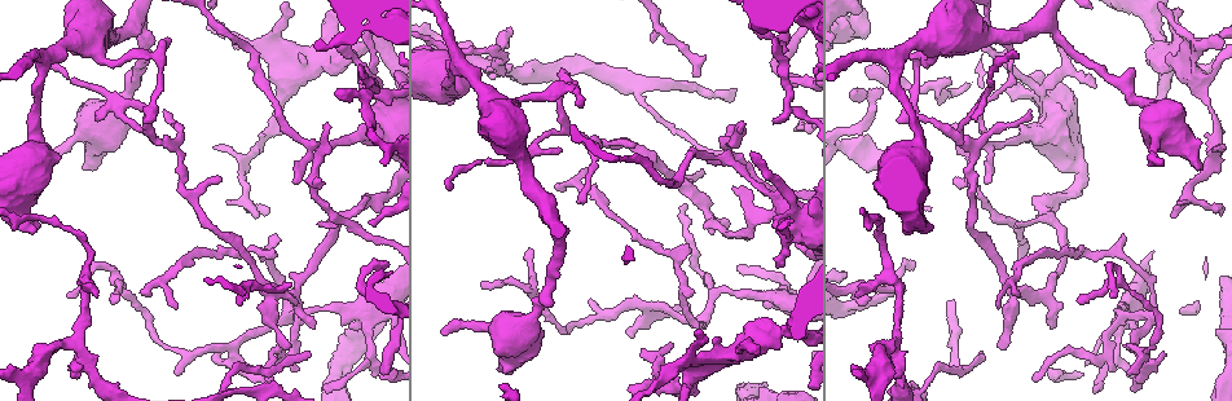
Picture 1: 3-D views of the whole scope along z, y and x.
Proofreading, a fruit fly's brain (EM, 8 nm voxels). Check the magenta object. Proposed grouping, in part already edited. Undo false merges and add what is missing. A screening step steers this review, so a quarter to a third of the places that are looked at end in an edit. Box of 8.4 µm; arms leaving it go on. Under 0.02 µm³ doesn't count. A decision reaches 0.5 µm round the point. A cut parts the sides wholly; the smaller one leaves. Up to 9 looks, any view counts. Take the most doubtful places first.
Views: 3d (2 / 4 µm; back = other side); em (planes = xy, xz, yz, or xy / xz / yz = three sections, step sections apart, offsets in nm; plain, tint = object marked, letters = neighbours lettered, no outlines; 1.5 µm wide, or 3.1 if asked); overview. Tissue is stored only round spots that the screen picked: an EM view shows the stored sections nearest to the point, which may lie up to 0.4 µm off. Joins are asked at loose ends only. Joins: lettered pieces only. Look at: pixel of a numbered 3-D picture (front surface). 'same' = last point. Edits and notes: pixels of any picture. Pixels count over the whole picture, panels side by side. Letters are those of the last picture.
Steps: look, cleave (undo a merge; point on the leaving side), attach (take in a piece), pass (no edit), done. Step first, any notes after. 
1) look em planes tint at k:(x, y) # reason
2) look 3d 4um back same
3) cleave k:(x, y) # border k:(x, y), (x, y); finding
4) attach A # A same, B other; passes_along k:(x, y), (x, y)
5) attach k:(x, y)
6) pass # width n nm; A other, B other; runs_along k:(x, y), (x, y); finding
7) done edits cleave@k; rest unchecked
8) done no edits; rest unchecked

look em planes letters at 1:(741, 128) # thin end

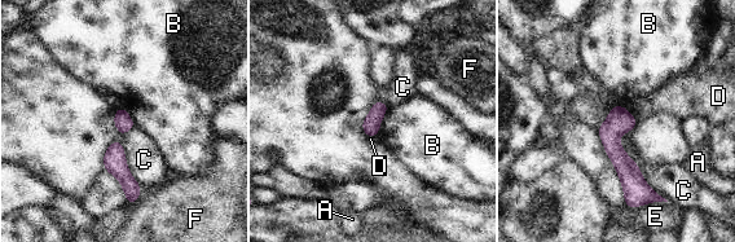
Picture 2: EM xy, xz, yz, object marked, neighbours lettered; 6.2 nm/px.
pass # A other, B other, C other, D other, E other, F other; border 2:(388, 108), (375, 137); none of them fits

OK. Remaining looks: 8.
look 3d 4um at 1:(913, 55) # abrupt turn

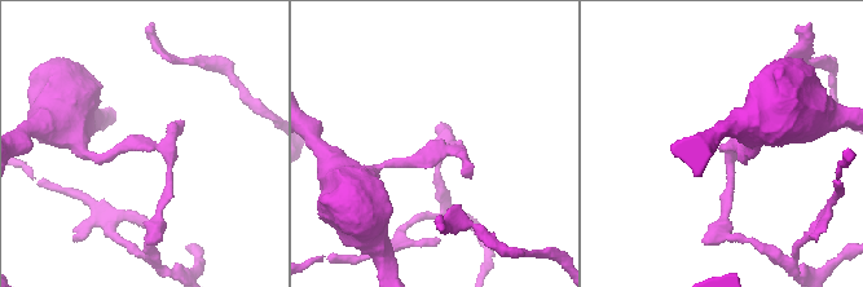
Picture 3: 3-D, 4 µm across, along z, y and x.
look em xz step 4 letters at 3:(727, 145) # need the tissue

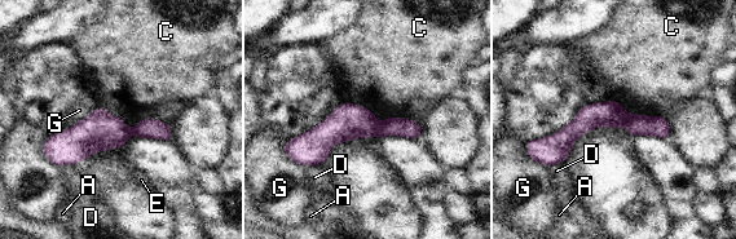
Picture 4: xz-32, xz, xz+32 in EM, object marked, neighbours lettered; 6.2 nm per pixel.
cleave 4:(348, 122) # width 160 nm; A other, C other, D other, E other, G other; part_leaving 4:(617, 106), (589, 116), (545, 150); a second neuron is stuck on

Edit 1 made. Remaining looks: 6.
look 3d 4um at 1:(732, 189) # thin end

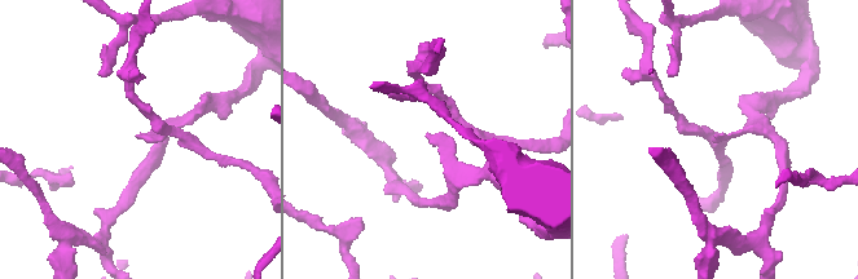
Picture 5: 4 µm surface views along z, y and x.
look em planes tint at 5:(716, 134) # need the tissue

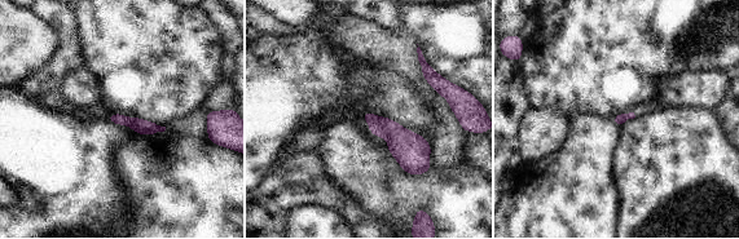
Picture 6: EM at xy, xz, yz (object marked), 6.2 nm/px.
look em planes letters same

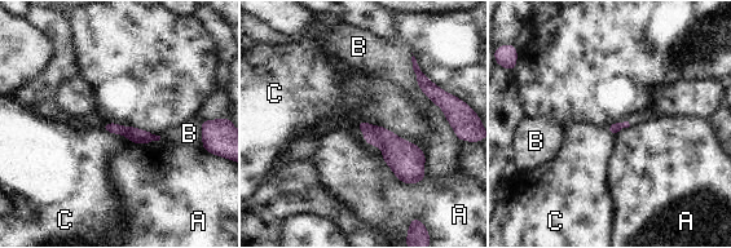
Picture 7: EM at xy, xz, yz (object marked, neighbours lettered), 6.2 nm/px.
pass # width 70 nm; A other, B other, C other; border 7:(105, 127), (132, 142); no lettered piece goes on from it

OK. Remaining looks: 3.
look 3d 4um at 1:(1033, 381) # branch stops here

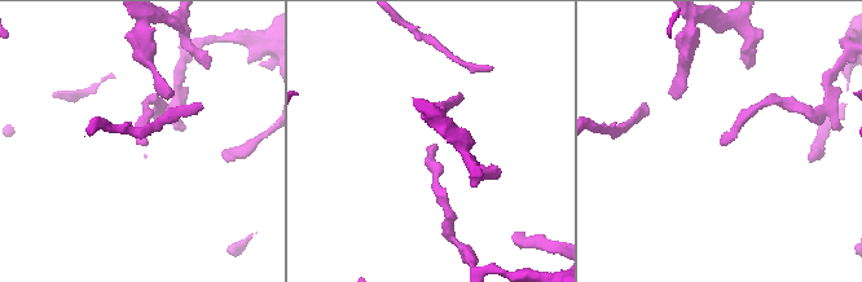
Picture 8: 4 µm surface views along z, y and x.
look em xz step 4 letters at 8:(430, 146)

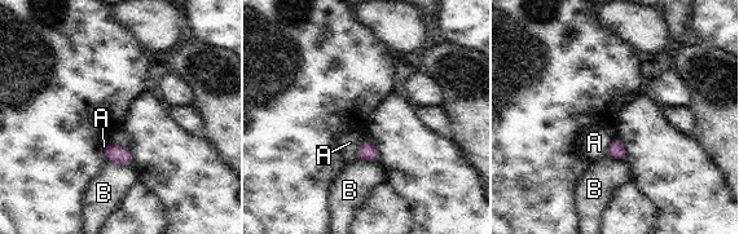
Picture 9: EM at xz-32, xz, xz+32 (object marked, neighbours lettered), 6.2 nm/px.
pass # longest_contact B 160 nm; A other, B other; none of them fits

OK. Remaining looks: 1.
done edits cleave@4; rest unchecked

